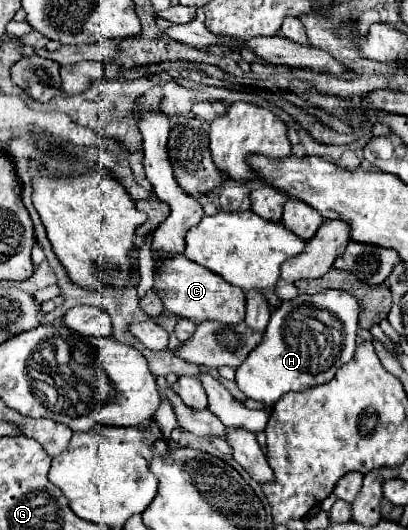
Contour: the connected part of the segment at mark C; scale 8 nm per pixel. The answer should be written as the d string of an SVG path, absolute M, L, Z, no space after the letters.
M153 253L153 273L155 273L155 293L163 301L165 311L179 317L201 323L203 319L213 319L225 325L235 325L245 319L245 291L225 283L225 279L213 275L209 269L191 263L183 253L177 255L155 255Z

